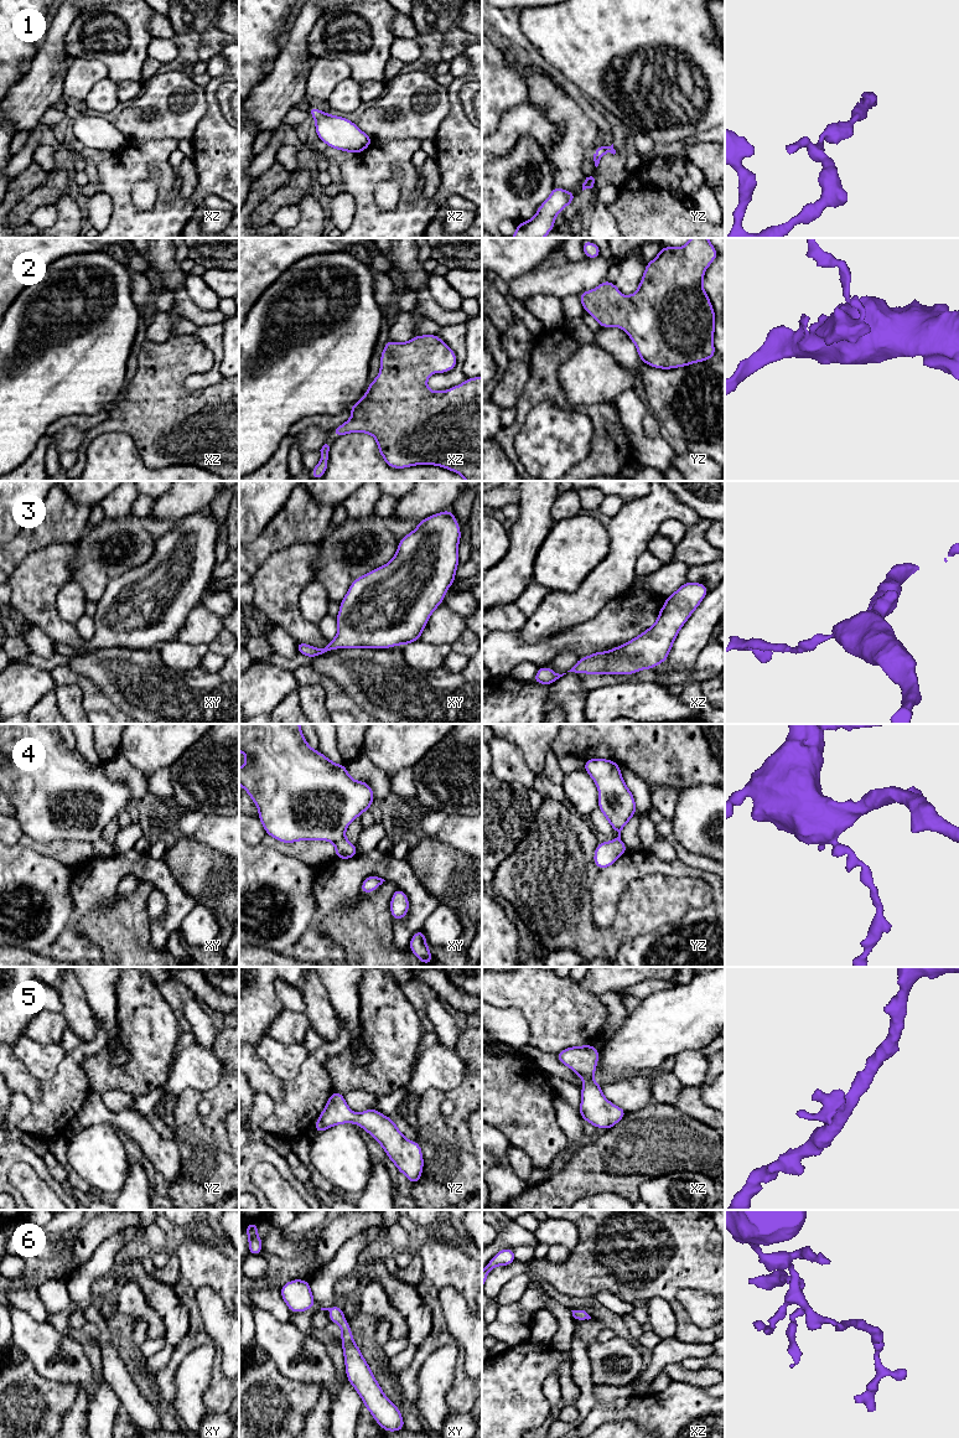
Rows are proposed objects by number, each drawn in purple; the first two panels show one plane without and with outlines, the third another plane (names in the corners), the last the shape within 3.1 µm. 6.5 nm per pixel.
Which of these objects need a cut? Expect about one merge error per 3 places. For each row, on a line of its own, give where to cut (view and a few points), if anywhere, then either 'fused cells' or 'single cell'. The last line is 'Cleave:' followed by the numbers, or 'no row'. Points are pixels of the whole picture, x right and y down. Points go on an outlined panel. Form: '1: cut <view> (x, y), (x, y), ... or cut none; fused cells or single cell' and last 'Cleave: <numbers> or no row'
1: cut none; single cell
2: cut none; single cell
3: cut none; single cell
4: cut none; single cell
5: cut none; single cell
6: cut none; single cell
Cleave: no row

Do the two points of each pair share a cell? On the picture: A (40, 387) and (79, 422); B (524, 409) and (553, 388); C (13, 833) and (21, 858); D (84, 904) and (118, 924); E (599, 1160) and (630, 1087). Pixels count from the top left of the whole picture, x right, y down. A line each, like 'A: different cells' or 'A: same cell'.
A: different cells
B: same cell
C: different cells
D: different cells
E: different cells

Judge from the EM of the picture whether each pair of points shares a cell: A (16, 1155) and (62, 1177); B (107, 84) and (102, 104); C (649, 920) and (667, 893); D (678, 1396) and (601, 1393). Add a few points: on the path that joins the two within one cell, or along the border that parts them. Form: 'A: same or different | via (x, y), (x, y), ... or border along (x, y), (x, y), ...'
A: different | border along (41, 1158), (46, 1169), (66, 1186)
B: same | via (107, 89), (102, 99)
C: same | via (649, 914), (649, 910), (661, 899)
D: different | border along (636, 1395), (607, 1401)

